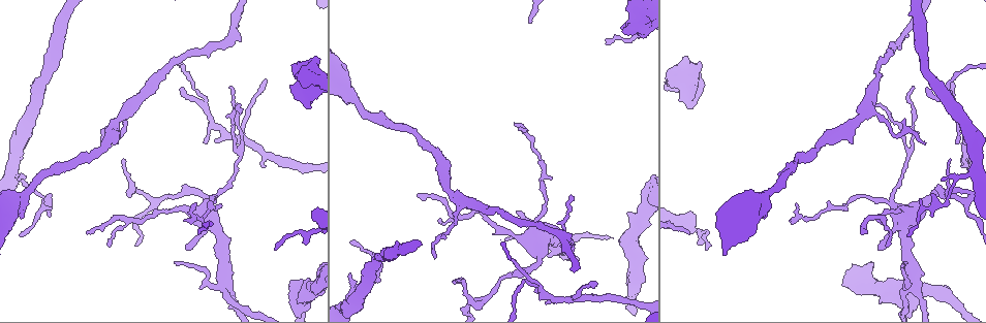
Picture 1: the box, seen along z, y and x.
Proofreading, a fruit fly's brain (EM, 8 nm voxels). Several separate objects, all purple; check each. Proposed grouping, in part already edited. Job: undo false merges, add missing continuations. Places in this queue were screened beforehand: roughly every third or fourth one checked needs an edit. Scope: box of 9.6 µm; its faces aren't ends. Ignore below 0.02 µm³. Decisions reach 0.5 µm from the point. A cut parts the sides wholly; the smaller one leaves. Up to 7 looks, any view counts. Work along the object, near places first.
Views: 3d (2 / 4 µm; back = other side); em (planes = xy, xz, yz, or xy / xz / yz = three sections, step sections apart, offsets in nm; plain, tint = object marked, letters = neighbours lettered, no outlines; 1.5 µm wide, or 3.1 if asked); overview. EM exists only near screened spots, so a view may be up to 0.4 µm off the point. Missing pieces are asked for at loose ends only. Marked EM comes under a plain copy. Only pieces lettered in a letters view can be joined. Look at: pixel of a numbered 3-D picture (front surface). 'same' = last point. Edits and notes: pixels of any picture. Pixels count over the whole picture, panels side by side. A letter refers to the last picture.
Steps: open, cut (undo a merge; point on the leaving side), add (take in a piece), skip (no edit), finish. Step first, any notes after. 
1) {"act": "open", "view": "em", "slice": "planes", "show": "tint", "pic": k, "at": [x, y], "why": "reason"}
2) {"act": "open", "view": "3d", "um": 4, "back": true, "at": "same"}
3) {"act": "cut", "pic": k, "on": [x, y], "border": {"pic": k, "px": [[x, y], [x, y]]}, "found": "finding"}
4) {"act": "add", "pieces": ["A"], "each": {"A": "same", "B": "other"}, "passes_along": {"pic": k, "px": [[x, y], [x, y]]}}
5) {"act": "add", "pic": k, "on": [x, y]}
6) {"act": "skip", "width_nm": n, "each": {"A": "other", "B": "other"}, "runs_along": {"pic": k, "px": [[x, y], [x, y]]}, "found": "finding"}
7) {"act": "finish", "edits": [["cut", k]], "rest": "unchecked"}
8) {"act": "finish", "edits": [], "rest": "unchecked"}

{"act": "open", "view": "3d", "um": 2, "back": true, "pic": 1, "at": [183, 221]}

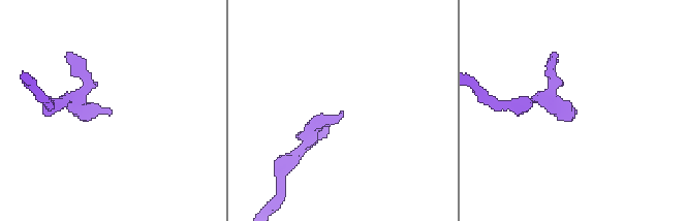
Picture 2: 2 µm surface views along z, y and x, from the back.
{"act": "open", "view": "em", "slice": "yz", "step": 4, "show": "tint", "pic": 2, "at": [572, 114], "why": "now the EM"}

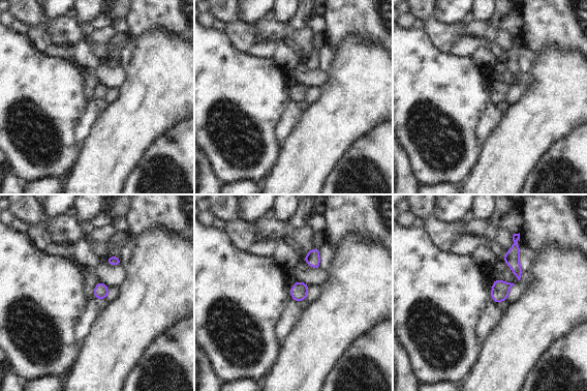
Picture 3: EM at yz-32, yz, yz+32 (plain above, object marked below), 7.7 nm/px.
{"act": "open", "view": "em", "slice": "planes", "show": "letters", "at": "same", "why": "another direction"}

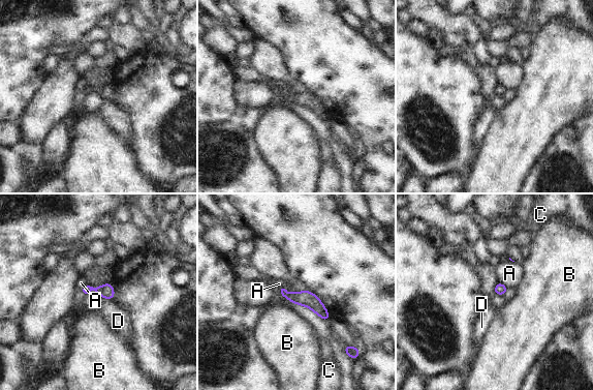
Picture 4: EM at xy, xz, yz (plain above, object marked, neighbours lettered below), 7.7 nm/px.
{"act": "skip", "longest_contact_nm": ["A", 110], "each": {"A": "other", "B": "other", "C": "other", "D": "other"}, "runs_along": {"pic": 4, "px": [[284, 292], [309, 299], [326, 317]]}, "found": "no lettered piece goes on from it"}

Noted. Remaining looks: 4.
{"act": "open", "view": "em", "slice": "yz", "step": 8, "show": "tint", "pic": 1, "at": [265, 81], "why": "thin end"}

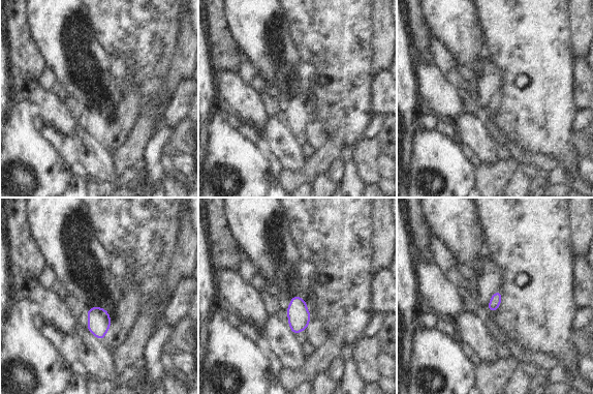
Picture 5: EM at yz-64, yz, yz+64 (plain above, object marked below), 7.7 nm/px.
{"act": "open", "view": "em", "slice": "planes", "show": "tint", "at": "same", "why": "another direction"}

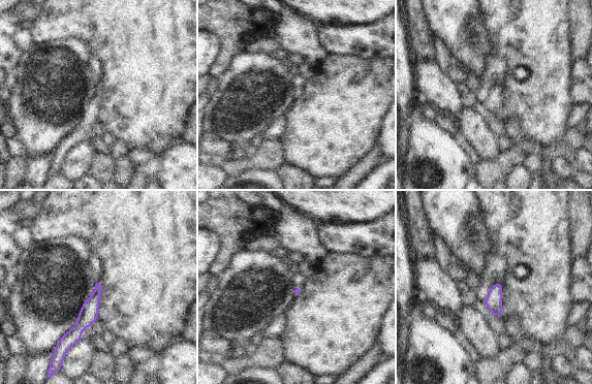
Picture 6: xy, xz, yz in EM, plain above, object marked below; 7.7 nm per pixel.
{"act": "open", "view": "em", "slice": "planes", "show": "letters", "at": "same", "why": "see the neighbours"}

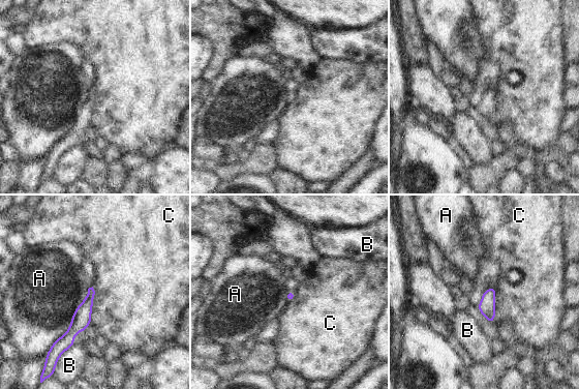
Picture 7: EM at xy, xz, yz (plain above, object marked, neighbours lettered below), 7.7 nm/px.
{"act": "skip", "each": {"A": "other", "B": "other", "C": "other"}, "runs_along": {"pic": 7, "px": [[91, 291], [82, 319], [61, 348]]}, "found": "none of them fits"}

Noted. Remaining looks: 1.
{"act": "open", "view": "em", "slice": "planes", "show": "letters", "pic": 1, "at": [352, 240], "why": "long arm stops here"}

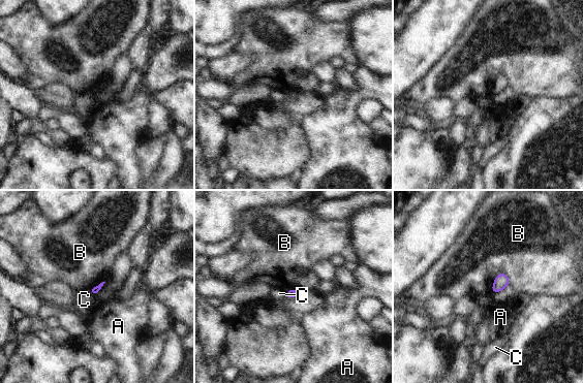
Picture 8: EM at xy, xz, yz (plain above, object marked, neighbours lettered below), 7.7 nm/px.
{"act": "skip", "longest_contact_nm": ["B", 190], "each": {"A": "other", "B": "other", "C": "other"}, "border": {"pic": 8, "px": [[509, 277], [499, 273], [490, 290]]}, "found": "no lettered piece goes on from it"}

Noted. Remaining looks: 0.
{"act": "finish", "edits": [], "rest": "unchecked"}

